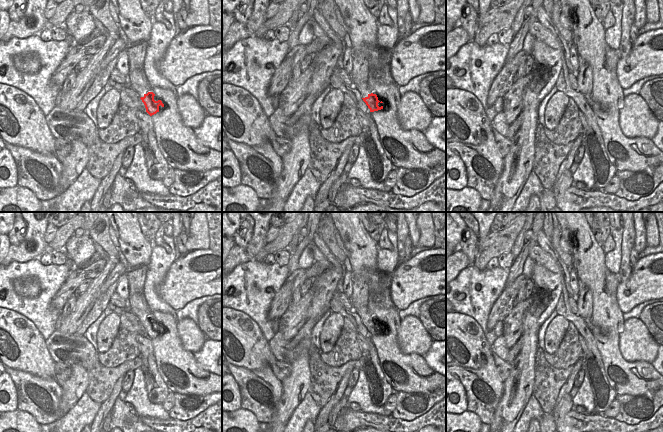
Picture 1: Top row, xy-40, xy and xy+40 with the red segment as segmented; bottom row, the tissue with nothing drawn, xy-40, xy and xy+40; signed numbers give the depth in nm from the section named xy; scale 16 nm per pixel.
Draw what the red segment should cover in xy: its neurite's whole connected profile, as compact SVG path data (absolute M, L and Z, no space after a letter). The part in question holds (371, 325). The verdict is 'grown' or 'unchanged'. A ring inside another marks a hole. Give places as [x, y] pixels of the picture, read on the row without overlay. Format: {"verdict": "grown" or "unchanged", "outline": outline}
{"verdict": "unchanged", "outline": "M368 318L367 321L362 322L363 325L366 327L366 329L368 330L368 332L370 333L370 336L374 336L374 335L378 335L383 333L383 330L379 331L378 327L380 326L378 324L378 321L376 318Z"}

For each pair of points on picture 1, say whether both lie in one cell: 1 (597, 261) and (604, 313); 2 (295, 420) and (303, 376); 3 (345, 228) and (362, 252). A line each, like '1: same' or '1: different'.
1: same
2: different
3: same

